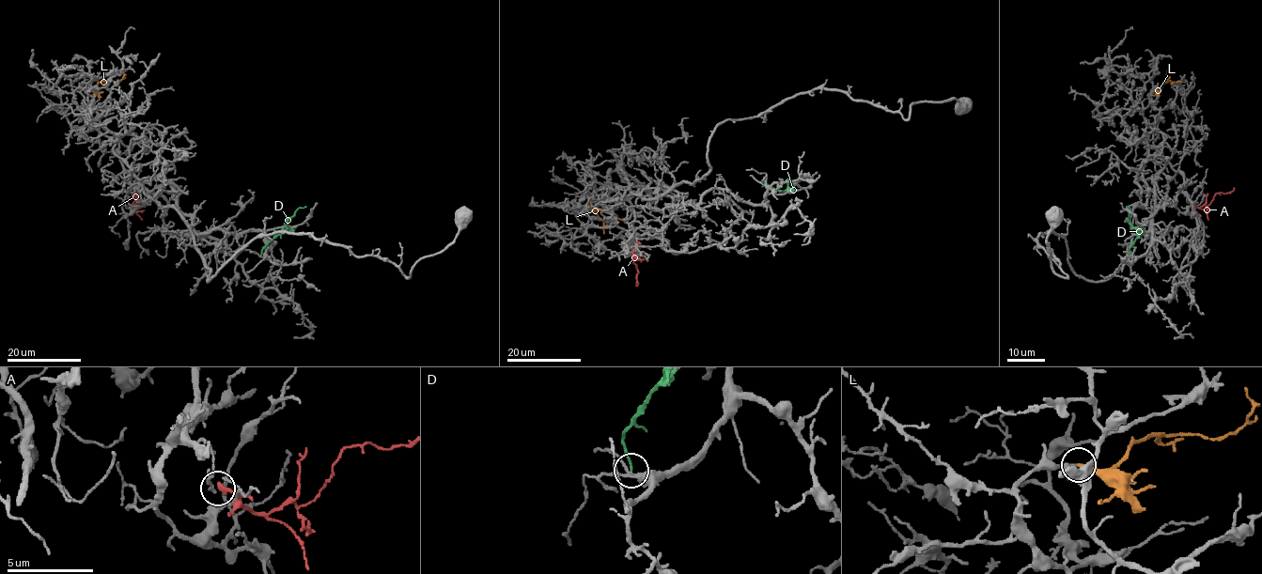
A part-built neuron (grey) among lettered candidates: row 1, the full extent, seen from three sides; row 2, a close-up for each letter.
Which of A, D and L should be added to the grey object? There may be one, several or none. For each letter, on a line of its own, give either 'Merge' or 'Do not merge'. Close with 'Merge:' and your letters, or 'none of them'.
A: Do not merge
D: Do not merge
L: Merge
Merge: L

